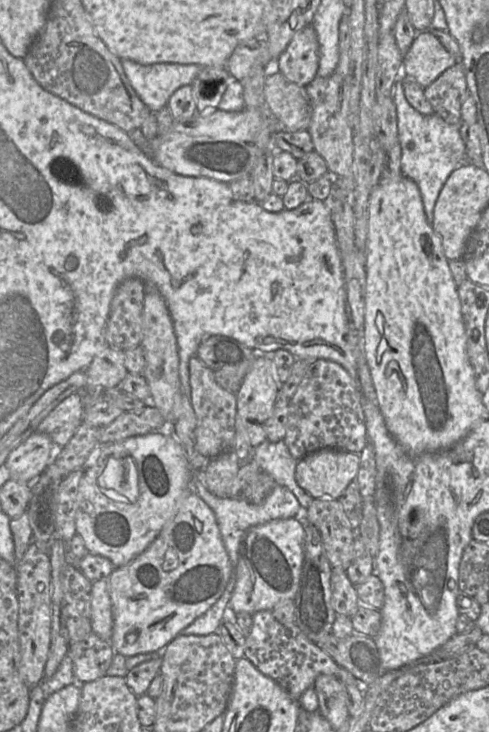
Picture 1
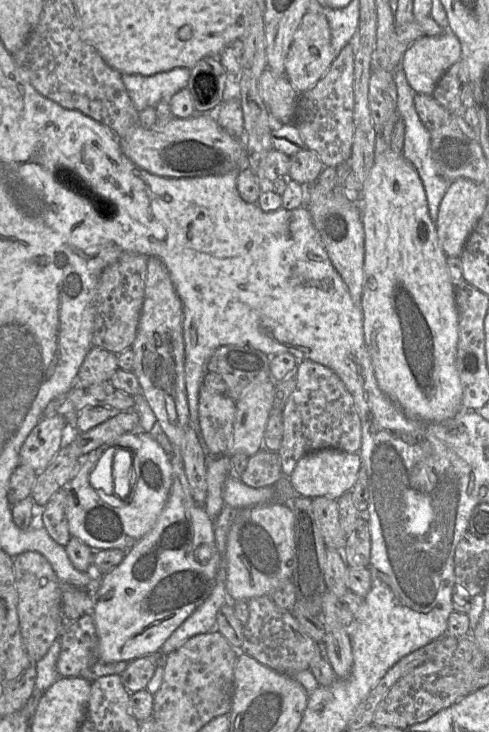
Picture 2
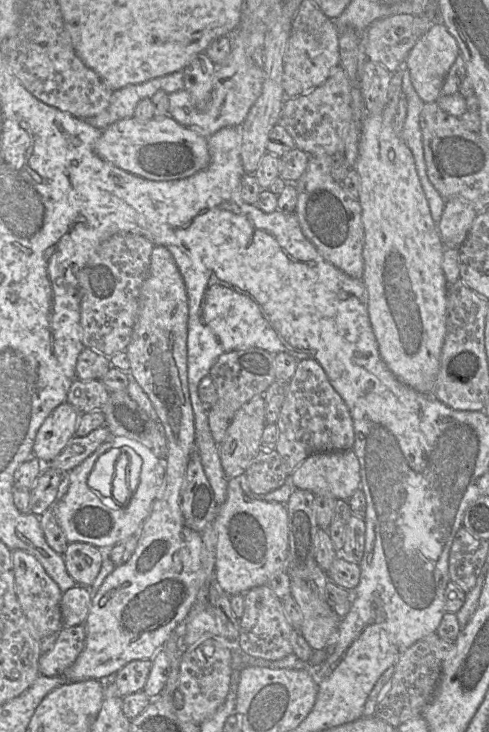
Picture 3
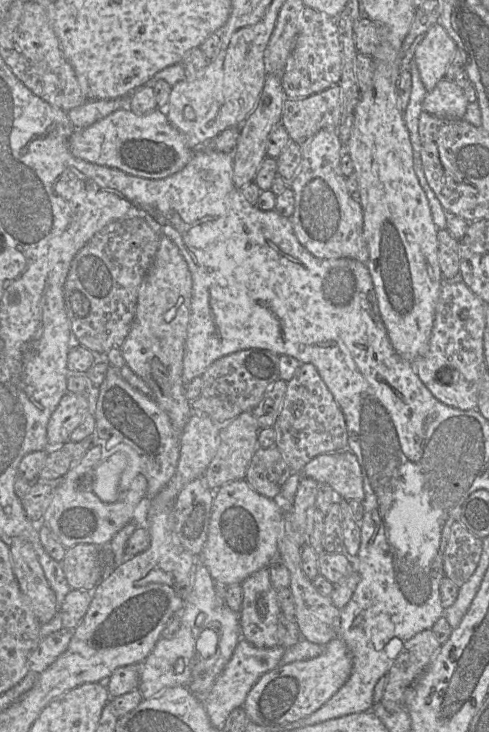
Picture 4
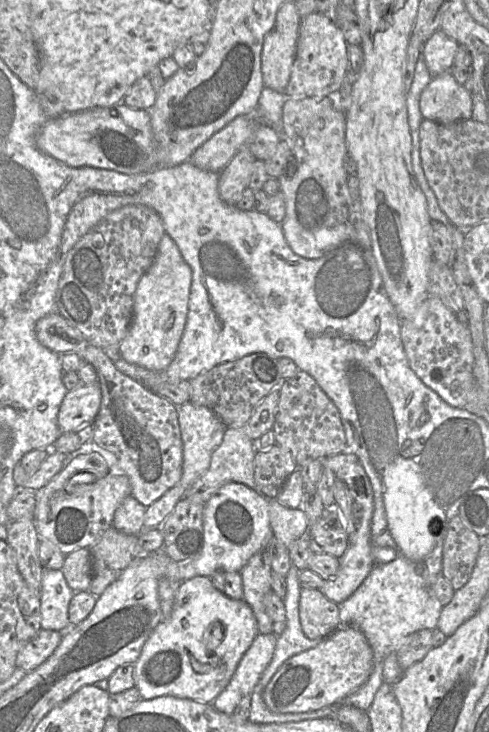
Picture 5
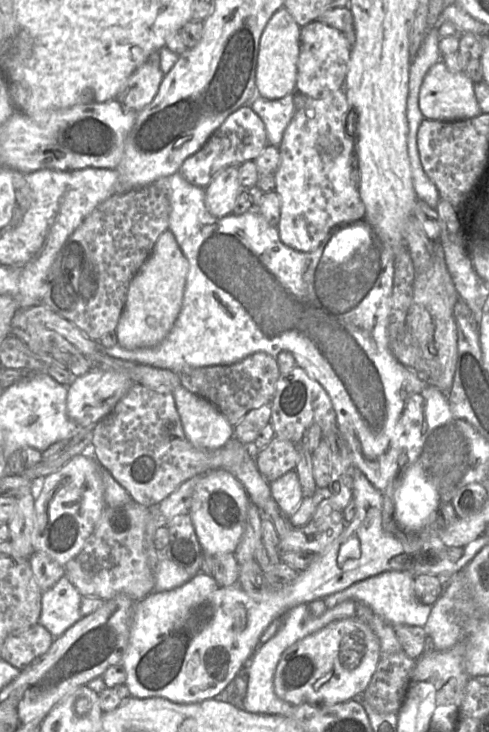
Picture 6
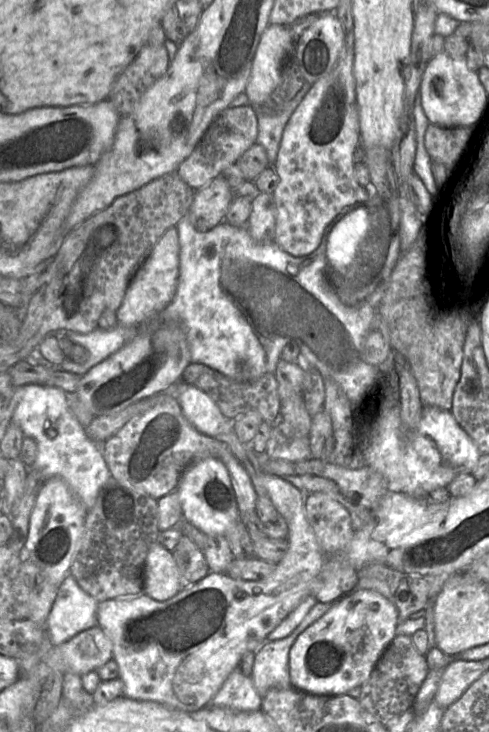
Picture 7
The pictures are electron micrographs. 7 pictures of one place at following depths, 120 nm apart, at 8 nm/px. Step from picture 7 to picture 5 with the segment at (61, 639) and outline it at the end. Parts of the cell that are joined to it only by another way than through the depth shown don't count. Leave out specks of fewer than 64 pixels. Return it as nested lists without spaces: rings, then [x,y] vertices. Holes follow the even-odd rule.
[[[43,568],[40,590],[41,629],[65,632],[71,627],[68,608],[74,594],[62,570]]]

